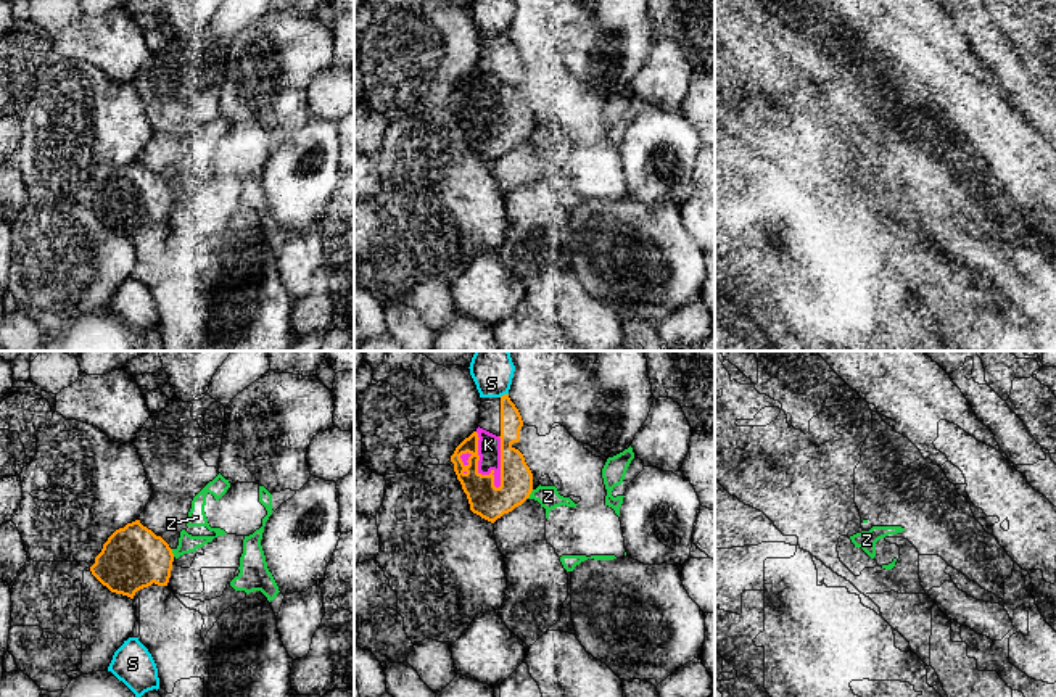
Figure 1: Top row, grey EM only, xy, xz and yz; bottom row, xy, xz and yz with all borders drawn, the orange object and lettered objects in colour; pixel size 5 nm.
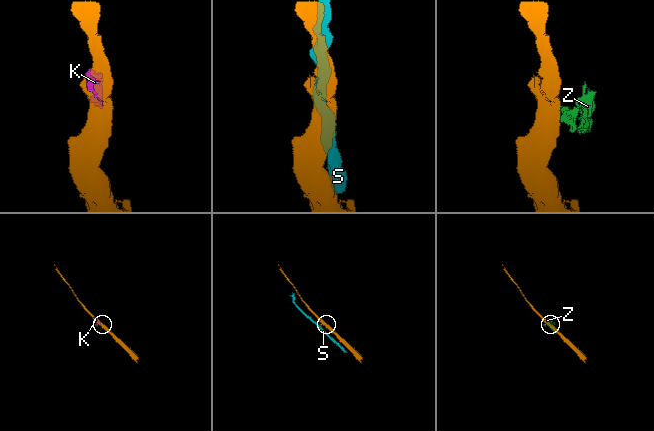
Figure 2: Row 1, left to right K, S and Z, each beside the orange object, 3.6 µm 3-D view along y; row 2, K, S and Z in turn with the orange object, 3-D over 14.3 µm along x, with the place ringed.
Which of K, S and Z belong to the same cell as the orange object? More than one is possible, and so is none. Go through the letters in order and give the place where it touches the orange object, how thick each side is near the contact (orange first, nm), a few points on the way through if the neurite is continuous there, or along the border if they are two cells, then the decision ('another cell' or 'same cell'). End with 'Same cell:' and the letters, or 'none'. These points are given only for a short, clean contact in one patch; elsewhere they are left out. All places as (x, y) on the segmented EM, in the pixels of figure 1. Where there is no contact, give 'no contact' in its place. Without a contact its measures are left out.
K: meets orange in xz at (477, 466); 170 nm thick on the orange side, 110 nm on the other; same cell
S: meets orange in xz at (504, 395); 110 nm thick on the orange side, 220 nm on the other; border along xz (507, 393), (499, 396); another cell
Z: meets orange in xz at (530, 493); 170 nm thick on the orange side, 110 nm on the other; another cell
Same cell: K

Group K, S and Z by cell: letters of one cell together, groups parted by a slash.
K / S / Z

